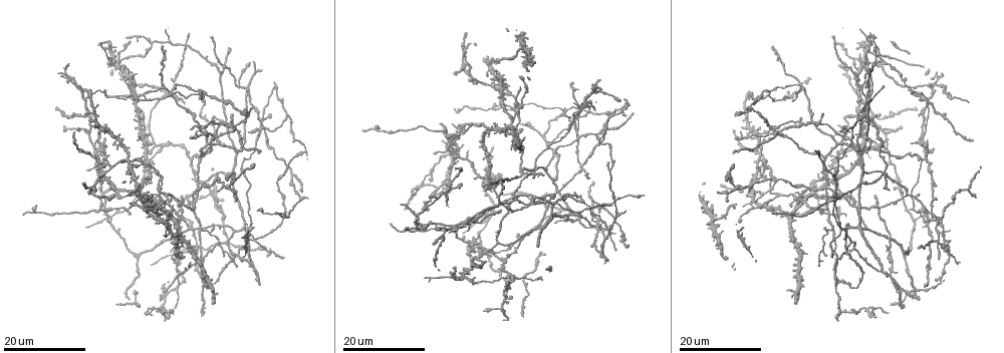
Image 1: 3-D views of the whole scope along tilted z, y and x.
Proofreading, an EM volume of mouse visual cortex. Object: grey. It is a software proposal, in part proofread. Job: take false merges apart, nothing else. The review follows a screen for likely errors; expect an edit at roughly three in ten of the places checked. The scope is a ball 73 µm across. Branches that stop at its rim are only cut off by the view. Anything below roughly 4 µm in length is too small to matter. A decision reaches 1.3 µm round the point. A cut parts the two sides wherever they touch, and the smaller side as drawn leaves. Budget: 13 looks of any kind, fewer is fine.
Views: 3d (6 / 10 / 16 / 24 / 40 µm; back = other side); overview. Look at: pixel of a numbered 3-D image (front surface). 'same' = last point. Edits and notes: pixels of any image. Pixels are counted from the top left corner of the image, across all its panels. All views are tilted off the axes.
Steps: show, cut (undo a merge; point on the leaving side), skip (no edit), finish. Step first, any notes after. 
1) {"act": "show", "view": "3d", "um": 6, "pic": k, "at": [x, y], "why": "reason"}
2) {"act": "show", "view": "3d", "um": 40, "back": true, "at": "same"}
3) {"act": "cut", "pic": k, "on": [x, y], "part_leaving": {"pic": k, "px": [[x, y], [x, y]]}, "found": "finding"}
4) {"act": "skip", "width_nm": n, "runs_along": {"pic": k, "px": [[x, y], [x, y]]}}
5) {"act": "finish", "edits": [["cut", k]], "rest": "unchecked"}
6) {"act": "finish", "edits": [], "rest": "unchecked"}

{"act": "show", "view": "3d", "um": 16, "pic": 1, "at": [768, 189], "why": "four-way junction"}

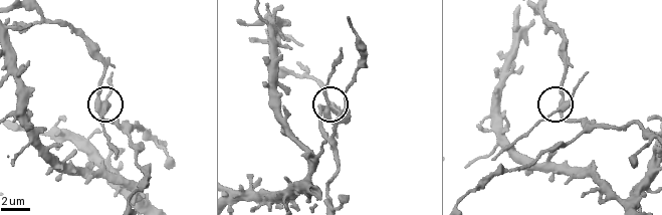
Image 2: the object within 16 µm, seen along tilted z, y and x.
{"act": "show", "view": "3d", "um": 10, "pic": 2, "at": [562, 109]}

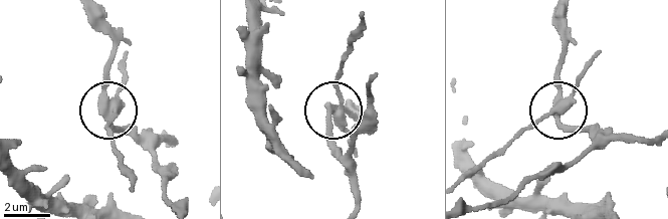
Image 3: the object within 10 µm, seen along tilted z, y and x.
{"act": "cut", "pic": 3, "on": [334, 84], "side_arm_um": 6, "arms": 4, "found": "a second cell is stuck on"}

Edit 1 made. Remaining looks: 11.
{"act": "show", "view": "3d", "um": 16, "pic": 1, "at": [101, 210], "why": "three-way junction"}

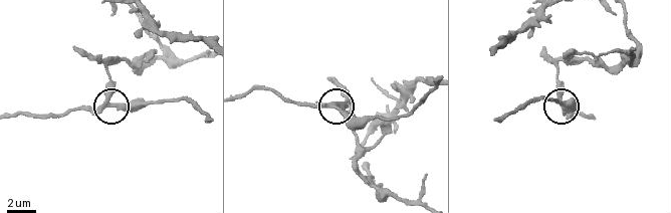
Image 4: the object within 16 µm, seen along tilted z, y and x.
{"act": "show", "view": "3d", "um": 10, "pic": 4, "at": [333, 106]}

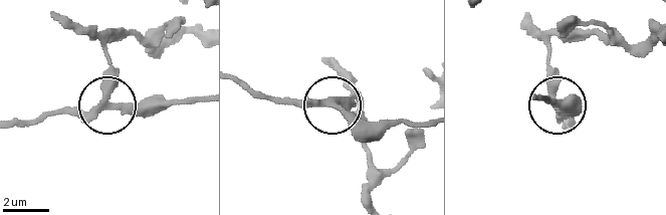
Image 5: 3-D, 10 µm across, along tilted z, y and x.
{"act": "cut", "pic": 5, "on": [130, 106], "arms": 3, "part_leaving": {"pic": 5, "px": [[96, 111], [60, 111], [16, 123]]}, "found": "two cells meet here"}

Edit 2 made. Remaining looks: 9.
{"act": "show", "view": "overview"}

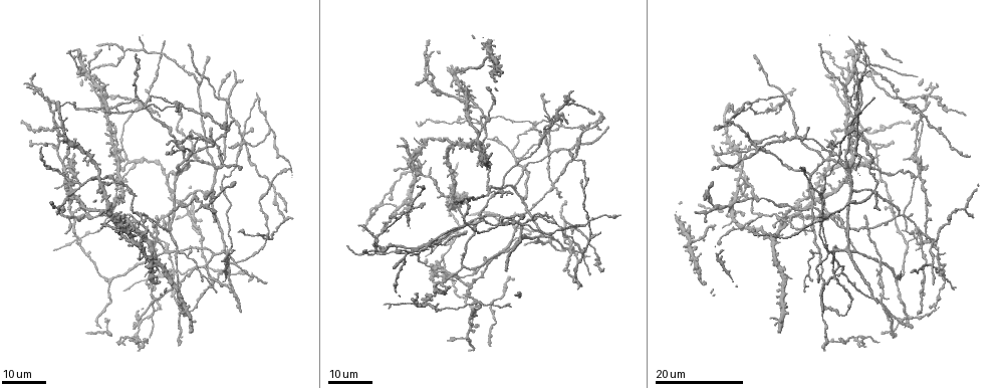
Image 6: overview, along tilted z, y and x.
{"act": "show", "view": "3d", "um": 16, "pic": 6, "at": [914, 239], "why": "small branch off a trunk"}

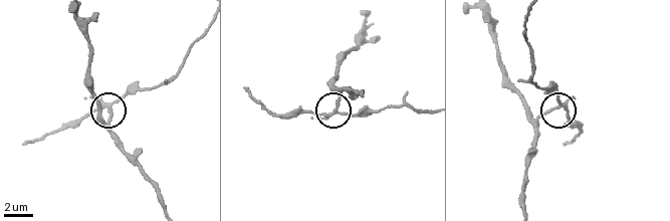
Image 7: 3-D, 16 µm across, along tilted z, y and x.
{"act": "show", "view": "3d", "um": 6, "pic": 7, "at": [560, 105]}

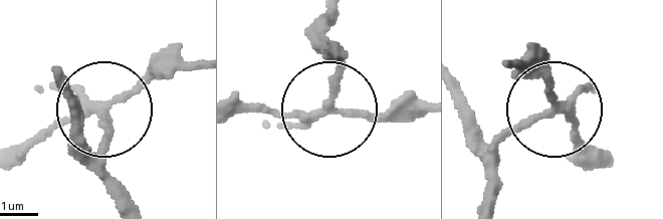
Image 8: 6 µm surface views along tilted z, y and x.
{"act": "show", "view": "3d", "um": 6, "back": true, "pic": 8, "at": [555, 106]}

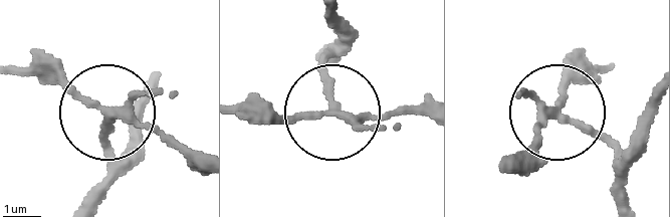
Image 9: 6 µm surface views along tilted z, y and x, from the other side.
{"act": "cut", "pic": 9, "on": [72, 92], "arms": 4, "part_leaving": {"pic": 9, "px": [[118, 115], [15, 75]]}, "found": "a second cell is stuck on"}

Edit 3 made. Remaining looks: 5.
{"act": "show", "view": "overview", "why": "redraw"}

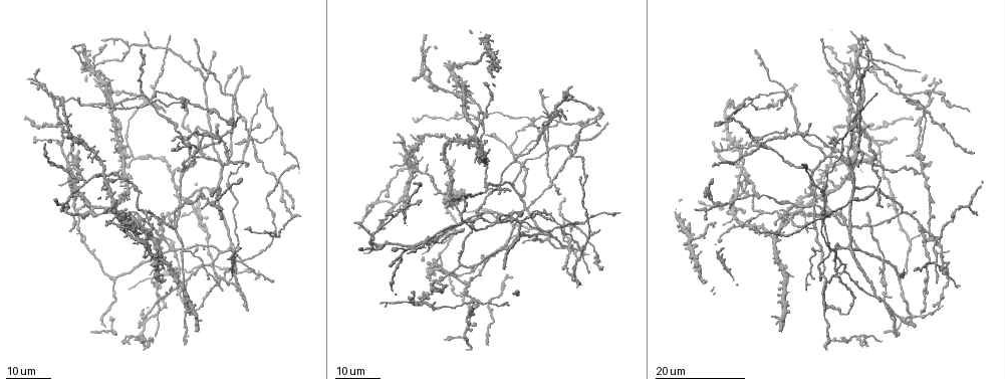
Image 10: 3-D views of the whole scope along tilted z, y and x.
{"act": "show", "view": "3d", "um": 24, "pic": 10, "at": [900, 213], "why": "branch point"}

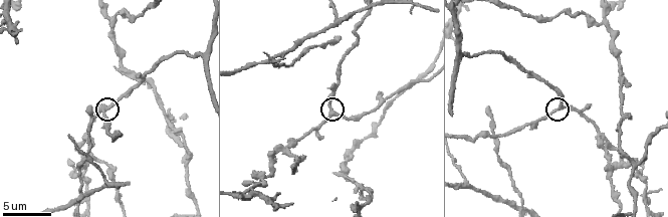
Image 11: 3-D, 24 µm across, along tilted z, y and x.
{"act": "show", "view": "3d", "um": 6, "pic": 11, "at": [332, 111], "why": "closer look"}

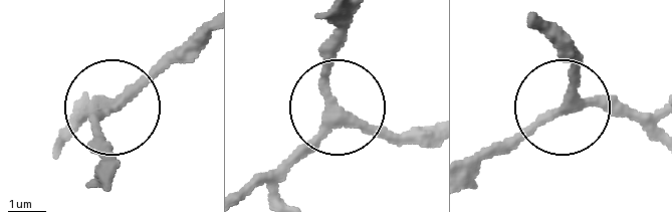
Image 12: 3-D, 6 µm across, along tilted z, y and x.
{"act": "show", "view": "3d", "um": 6, "back": true, "pic": 12, "at": [331, 110]}

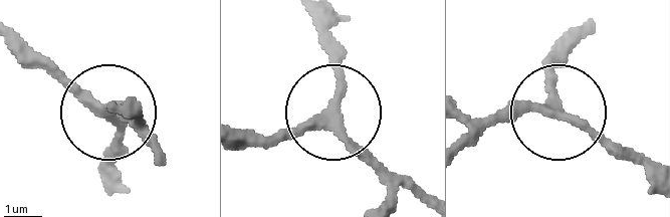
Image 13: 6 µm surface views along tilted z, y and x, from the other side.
{"act": "skip", "arms": 3, "runs_along": {"pic": 13, "px": [[240, 134], [284, 137], [328, 115], [397, 182]]}, "found": "continuous, no second cell"}

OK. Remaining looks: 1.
{"act": "finish", "edits": [["cut", 3], ["cut", 5], ["cut", 9]], "rest": "unchecked"}

